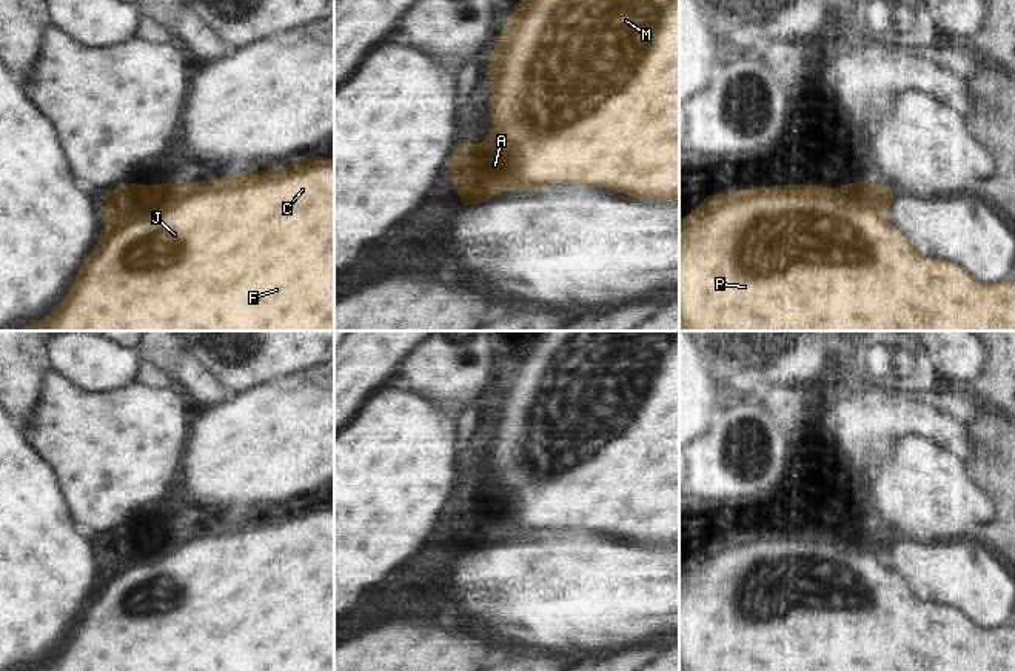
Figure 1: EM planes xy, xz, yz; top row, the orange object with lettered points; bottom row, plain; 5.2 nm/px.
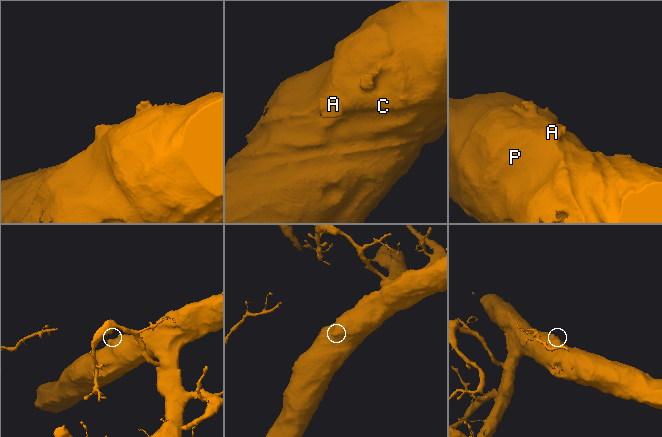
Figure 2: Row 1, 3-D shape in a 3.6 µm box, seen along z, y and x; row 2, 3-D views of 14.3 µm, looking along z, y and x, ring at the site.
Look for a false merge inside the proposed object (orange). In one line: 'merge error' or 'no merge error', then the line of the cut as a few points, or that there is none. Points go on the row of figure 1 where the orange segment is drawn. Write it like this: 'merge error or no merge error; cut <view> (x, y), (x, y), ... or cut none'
no merge error; cut none

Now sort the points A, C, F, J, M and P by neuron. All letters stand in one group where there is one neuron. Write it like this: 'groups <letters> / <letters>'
groups A C F J M P

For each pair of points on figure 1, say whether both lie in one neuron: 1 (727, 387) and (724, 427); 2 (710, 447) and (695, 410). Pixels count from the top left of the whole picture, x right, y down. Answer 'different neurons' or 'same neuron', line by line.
1: different neurons
2: different neurons

